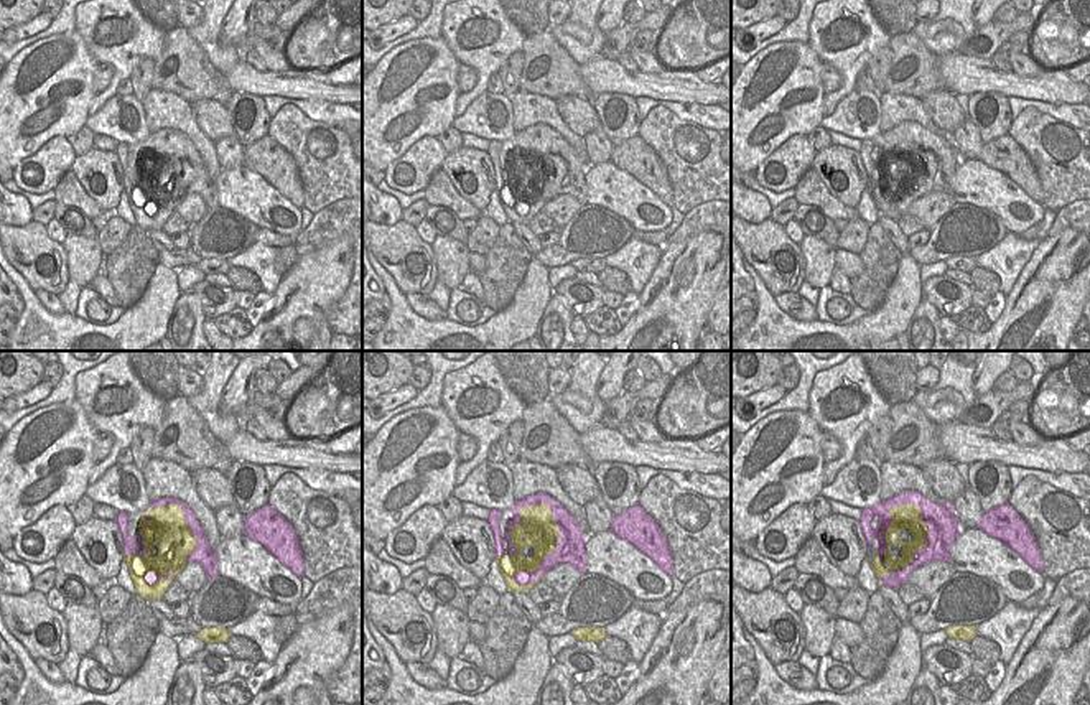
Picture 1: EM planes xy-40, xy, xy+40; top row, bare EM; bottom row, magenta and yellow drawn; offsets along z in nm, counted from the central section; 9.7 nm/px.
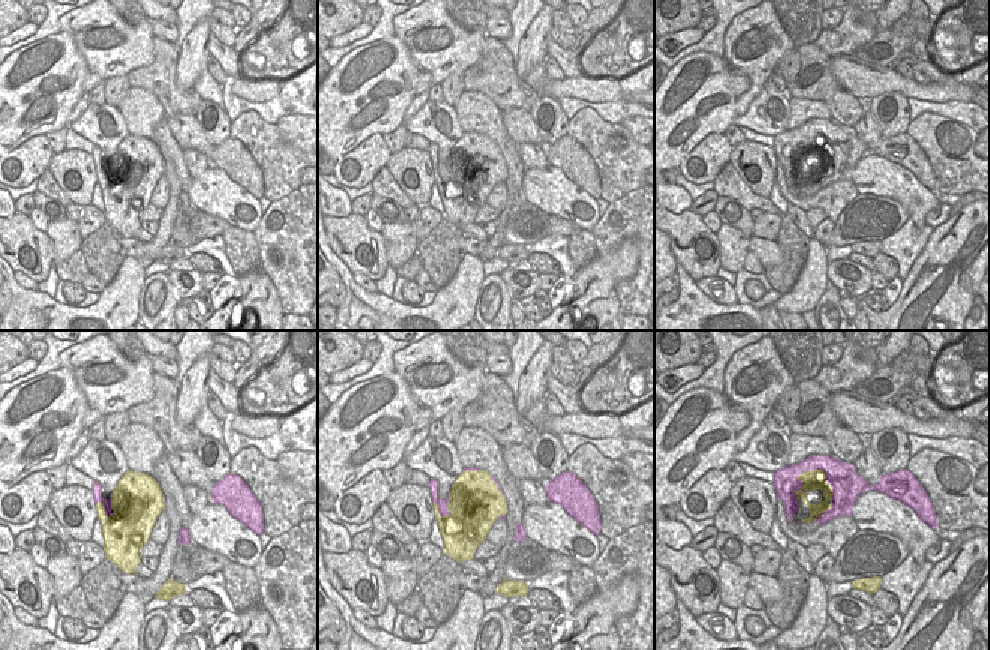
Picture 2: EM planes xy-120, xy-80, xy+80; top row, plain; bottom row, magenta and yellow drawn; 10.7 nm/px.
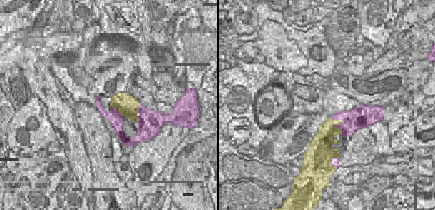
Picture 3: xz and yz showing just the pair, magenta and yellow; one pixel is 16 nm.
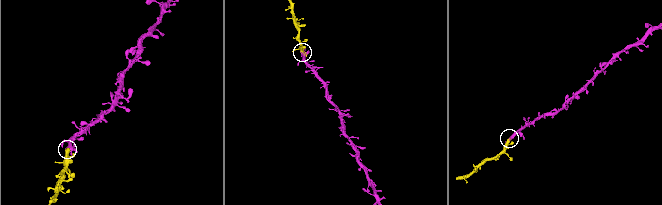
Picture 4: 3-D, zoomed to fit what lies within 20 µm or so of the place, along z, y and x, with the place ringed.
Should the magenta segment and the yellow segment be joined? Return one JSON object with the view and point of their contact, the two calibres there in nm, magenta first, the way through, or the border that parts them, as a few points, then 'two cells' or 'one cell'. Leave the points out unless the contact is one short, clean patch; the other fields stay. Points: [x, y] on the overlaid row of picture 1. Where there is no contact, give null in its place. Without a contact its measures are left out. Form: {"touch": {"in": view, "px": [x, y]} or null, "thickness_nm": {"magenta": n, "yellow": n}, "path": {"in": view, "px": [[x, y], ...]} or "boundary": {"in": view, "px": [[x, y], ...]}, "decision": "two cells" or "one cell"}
{"touch": {"in": "xy", "px": [554, 552]}, "thickness_nm": {"magenta": 280, "yellow": 340}, "decision": "one cell"}

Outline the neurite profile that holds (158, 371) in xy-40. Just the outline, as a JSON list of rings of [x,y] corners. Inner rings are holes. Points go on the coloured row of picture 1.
[[[127,351],[137,379],[155,395],[170,400],[178,395],[181,366],[173,351]]]

